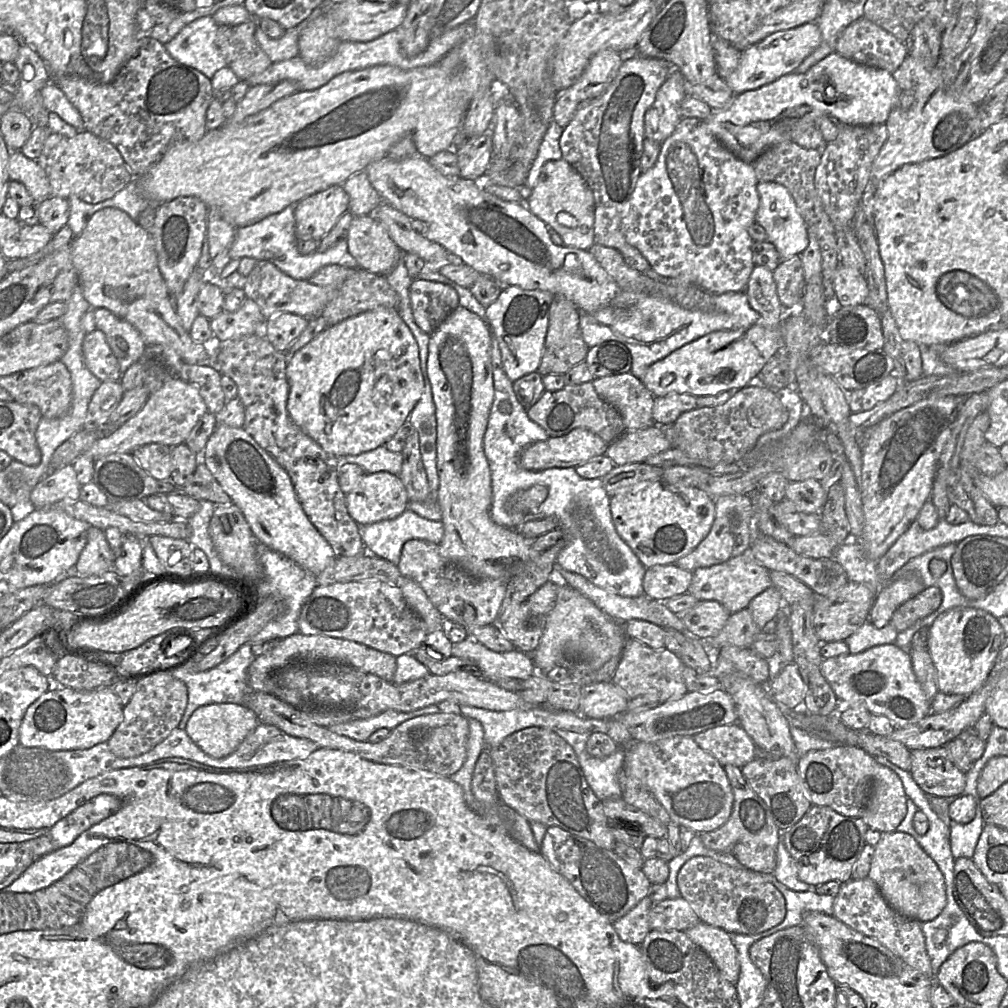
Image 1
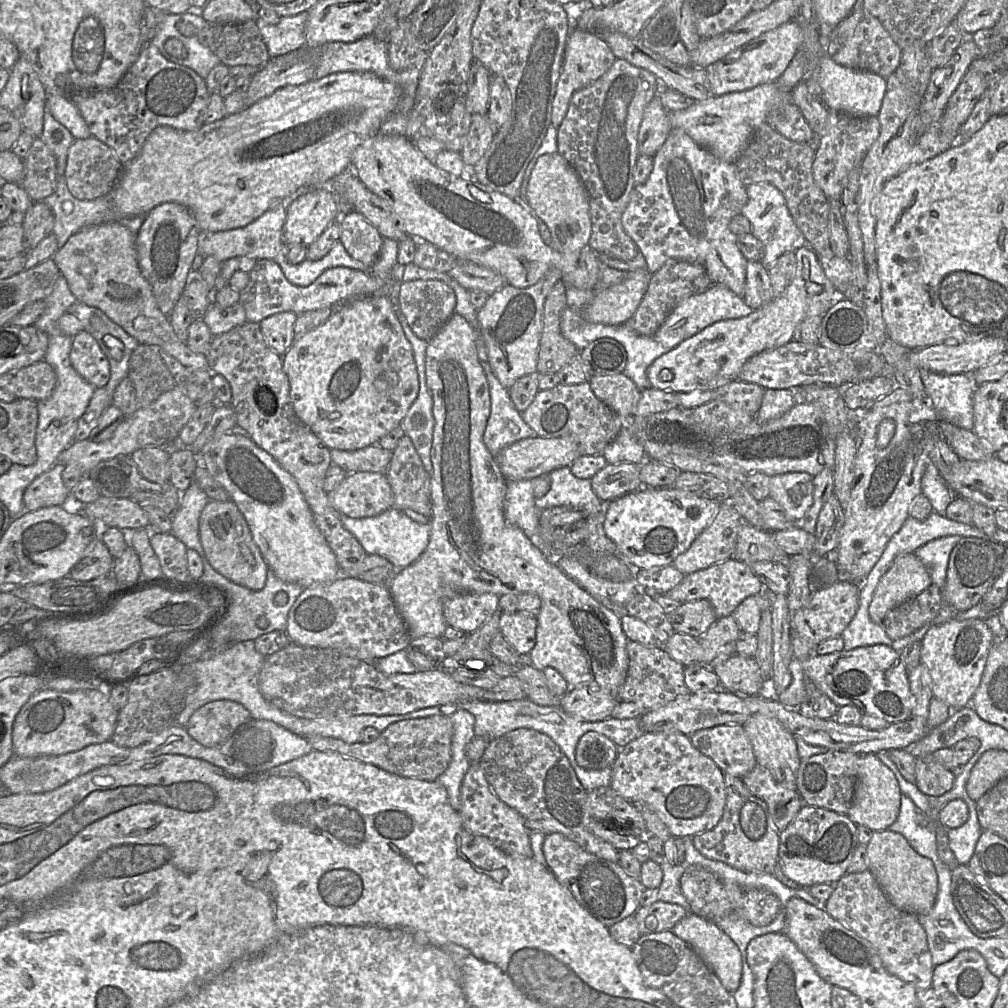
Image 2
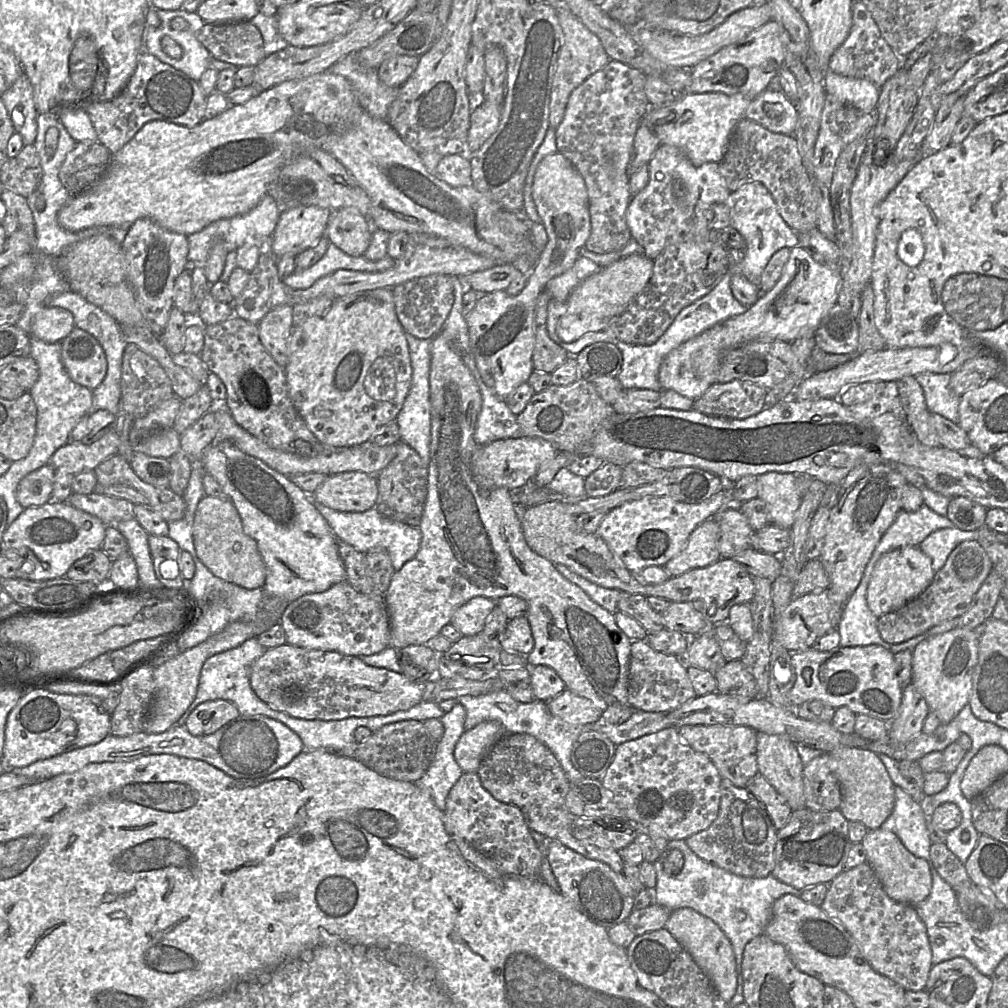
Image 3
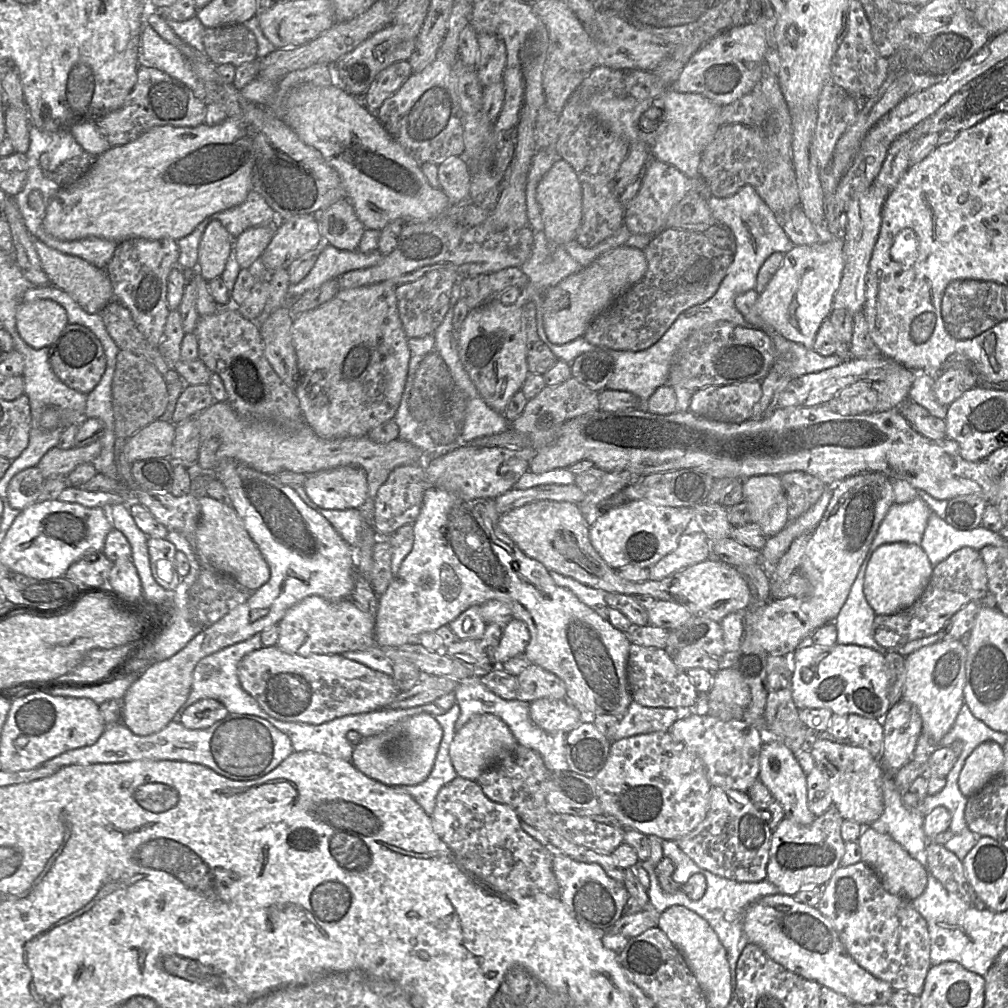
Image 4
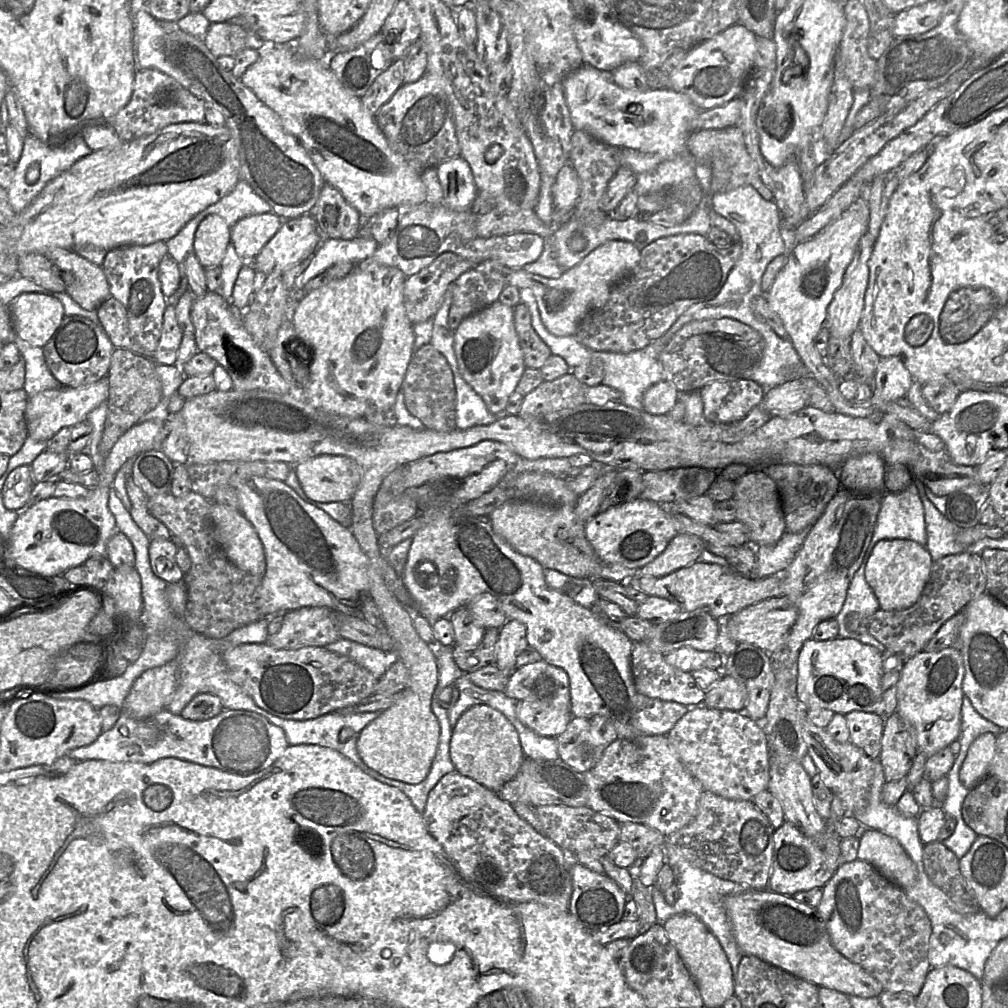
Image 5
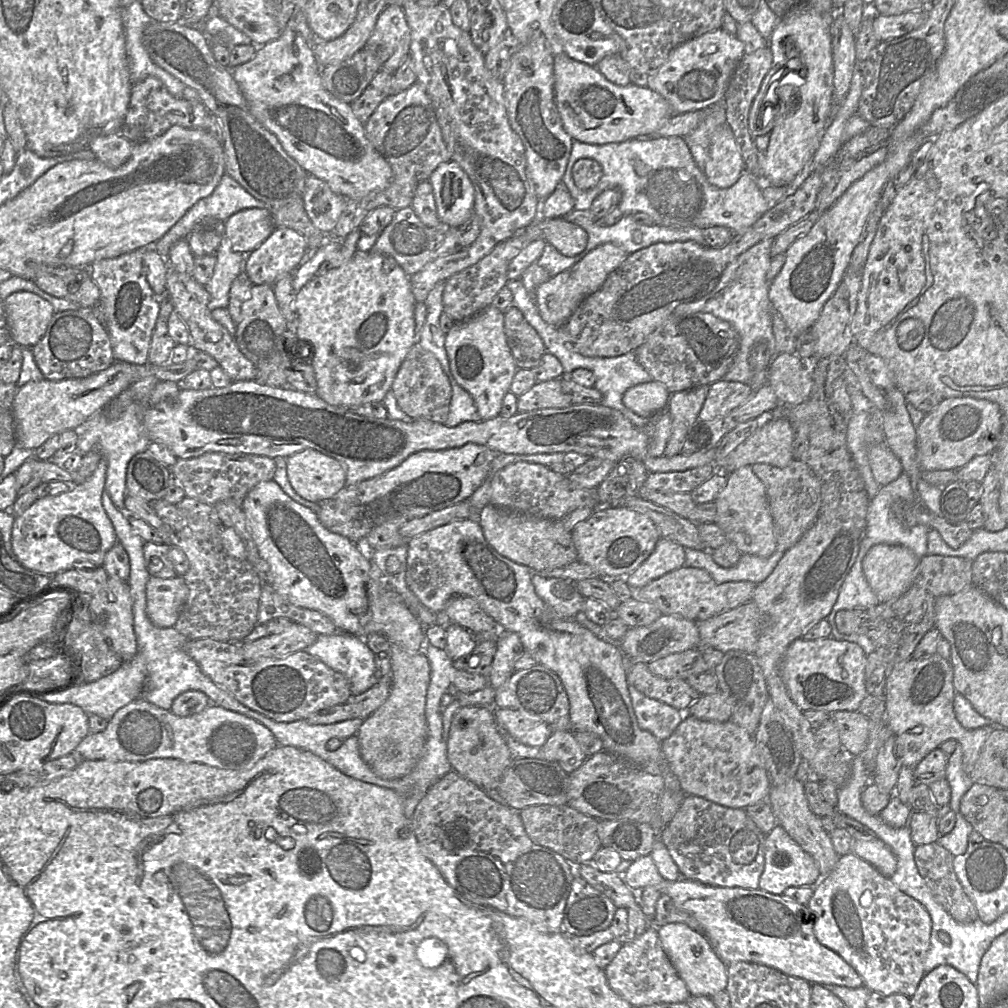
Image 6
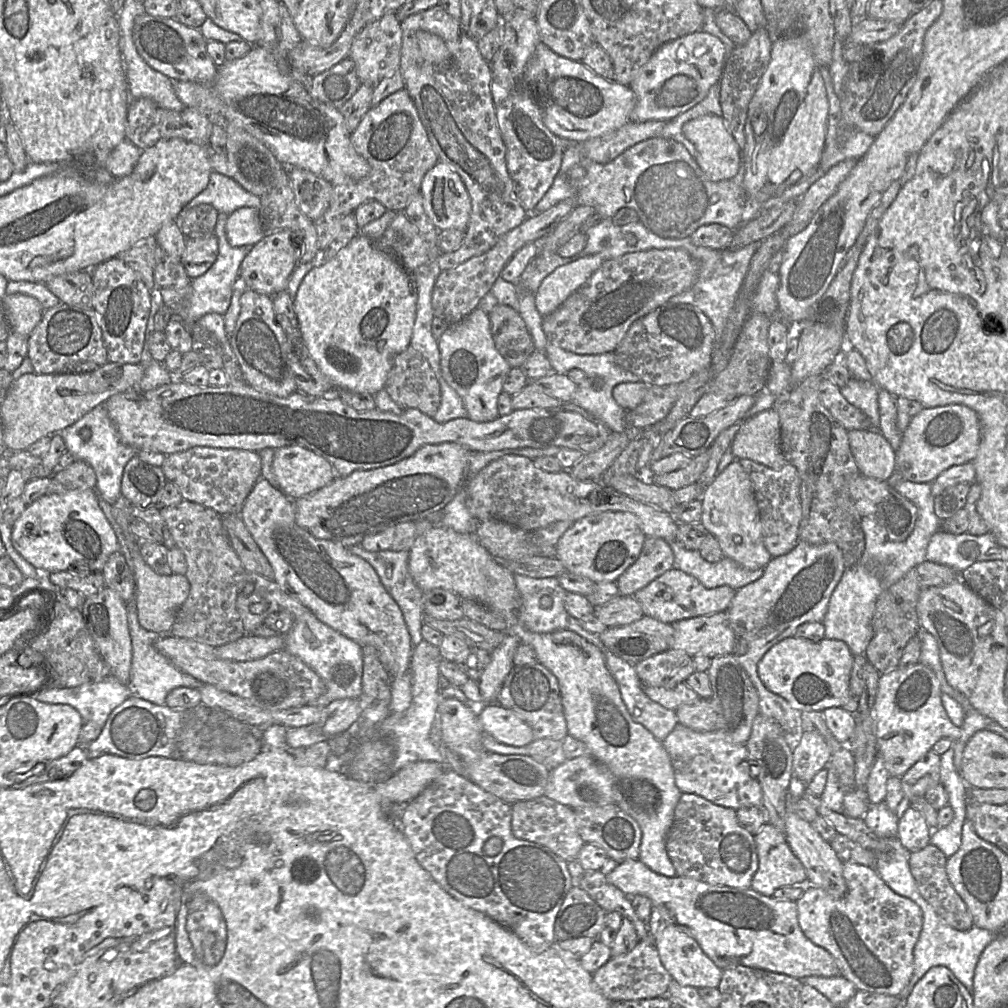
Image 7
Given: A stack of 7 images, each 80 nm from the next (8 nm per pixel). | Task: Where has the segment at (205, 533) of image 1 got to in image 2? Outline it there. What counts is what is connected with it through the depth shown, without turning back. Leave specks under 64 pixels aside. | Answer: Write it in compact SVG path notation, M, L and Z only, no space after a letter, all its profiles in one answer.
M192 482L182 493L180 505L172 515L171 533L185 544L187 549L205 557L199 536L199 518L203 508L210 501L205 492Z

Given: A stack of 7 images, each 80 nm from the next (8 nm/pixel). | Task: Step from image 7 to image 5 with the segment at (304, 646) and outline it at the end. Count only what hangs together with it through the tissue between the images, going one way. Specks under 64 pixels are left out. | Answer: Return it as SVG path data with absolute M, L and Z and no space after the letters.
M339 639L325 648L335 655L347 658L362 666L377 679L385 674L397 658L394 653L376 650L346 639Z

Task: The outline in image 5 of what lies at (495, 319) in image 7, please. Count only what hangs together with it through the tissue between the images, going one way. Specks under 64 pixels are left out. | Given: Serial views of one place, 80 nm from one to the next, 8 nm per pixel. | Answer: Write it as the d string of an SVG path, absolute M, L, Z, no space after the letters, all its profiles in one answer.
M519 303L513 307L513 313L524 365L539 370L552 353L533 329L527 306Z

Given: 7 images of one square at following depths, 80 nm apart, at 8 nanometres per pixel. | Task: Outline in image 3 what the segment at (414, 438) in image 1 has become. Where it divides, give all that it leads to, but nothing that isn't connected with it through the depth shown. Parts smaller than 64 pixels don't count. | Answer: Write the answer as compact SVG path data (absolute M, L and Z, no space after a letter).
M399 440L394 459L378 475L376 509L382 516L397 522L407 522L422 517L428 493L428 468L418 453Z

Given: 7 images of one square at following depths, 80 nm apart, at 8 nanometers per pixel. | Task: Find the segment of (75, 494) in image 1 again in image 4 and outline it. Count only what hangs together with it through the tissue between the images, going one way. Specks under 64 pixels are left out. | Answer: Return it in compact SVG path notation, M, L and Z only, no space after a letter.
M38 467L17 473L9 482L7 497L12 508L23 510L36 503L45 479Z

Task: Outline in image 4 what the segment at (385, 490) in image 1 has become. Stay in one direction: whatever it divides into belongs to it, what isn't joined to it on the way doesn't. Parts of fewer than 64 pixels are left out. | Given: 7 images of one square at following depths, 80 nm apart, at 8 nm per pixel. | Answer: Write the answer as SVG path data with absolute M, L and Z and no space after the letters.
M341 466L307 475L303 488L323 509L359 509L368 498L367 476L358 466Z

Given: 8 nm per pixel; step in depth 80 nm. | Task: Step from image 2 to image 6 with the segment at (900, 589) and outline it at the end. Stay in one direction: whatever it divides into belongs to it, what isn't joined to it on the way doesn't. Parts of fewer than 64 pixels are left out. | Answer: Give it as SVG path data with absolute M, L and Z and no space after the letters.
M876 544L863 561L863 572L879 602L887 602L908 590L919 562L920 559L904 546Z

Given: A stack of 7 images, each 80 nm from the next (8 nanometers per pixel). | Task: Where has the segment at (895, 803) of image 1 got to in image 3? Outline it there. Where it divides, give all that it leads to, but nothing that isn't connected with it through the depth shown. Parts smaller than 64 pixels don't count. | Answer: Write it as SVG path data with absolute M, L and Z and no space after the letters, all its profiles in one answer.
M849 747L824 753L830 753L837 763L837 775L842 792L840 812L848 821L859 822L869 830L880 828L894 809L895 784L878 754L861 748Z

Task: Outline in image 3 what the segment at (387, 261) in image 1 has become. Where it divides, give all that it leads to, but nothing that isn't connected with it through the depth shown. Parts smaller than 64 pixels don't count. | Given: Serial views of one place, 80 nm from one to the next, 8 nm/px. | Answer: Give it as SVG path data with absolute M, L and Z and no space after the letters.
M340 208L332 211L325 236L330 243L350 256L363 256L374 228L370 221L355 208Z

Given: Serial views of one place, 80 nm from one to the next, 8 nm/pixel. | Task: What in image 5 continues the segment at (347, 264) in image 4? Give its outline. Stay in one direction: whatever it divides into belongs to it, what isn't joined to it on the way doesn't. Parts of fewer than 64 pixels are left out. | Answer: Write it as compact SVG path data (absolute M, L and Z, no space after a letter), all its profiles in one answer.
M373 238L325 239L306 261L305 270L295 283L297 291L302 291L311 279L337 263L345 262L358 265L368 260L377 247L378 244Z

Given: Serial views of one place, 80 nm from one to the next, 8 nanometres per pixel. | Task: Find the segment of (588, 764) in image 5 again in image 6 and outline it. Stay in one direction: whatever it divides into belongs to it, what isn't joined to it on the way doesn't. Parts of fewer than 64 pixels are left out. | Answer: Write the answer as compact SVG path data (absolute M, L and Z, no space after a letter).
M572 730L553 732L540 748L542 759L557 762L568 774L579 768L587 759Z

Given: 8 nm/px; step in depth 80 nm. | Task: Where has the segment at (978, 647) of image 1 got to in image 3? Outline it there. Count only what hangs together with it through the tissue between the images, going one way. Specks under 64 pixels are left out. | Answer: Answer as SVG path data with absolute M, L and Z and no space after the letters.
M956 627L923 640L912 650L911 683L941 724L951 722L965 705L969 705L973 670L978 662L978 645L978 630Z

